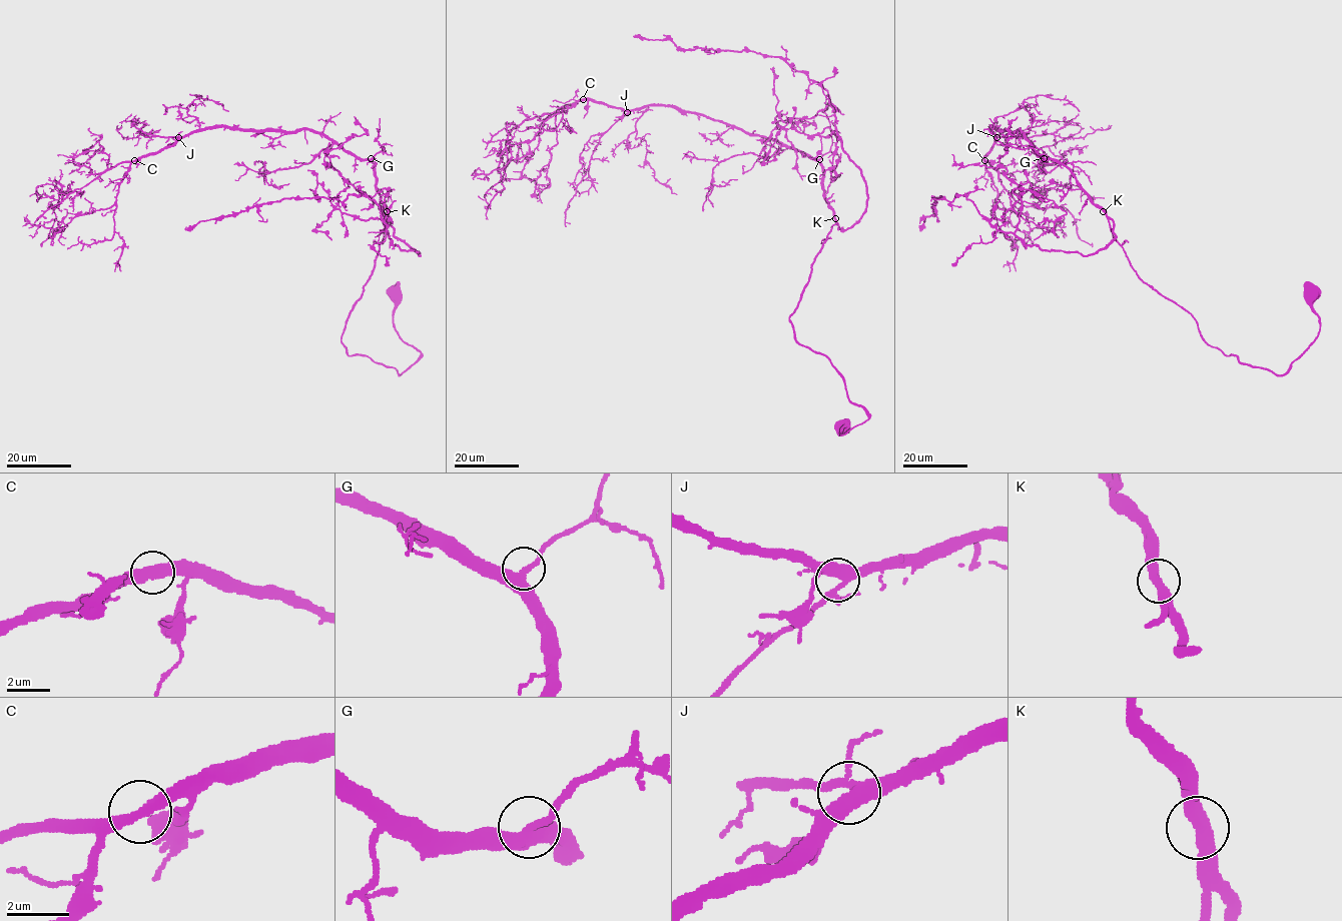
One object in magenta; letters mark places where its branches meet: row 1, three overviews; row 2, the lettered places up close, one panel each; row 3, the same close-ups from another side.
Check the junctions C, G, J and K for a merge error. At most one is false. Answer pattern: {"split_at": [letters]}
{"split_at": []}

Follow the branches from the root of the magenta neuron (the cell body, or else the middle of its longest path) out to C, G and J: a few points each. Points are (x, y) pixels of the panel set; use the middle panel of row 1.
C: (842, 425), (868, 415), (789, 319), (835, 223), (821, 165), (699, 114), (583, 99)
G: (842, 425), (843, 434), (868, 415), (848, 398), (830, 360), (797, 342), (789, 319), (835, 223), (819, 159)
J: (842, 425), (868, 415), (789, 319), (835, 223), (821, 165), (699, 114), (627, 112)

